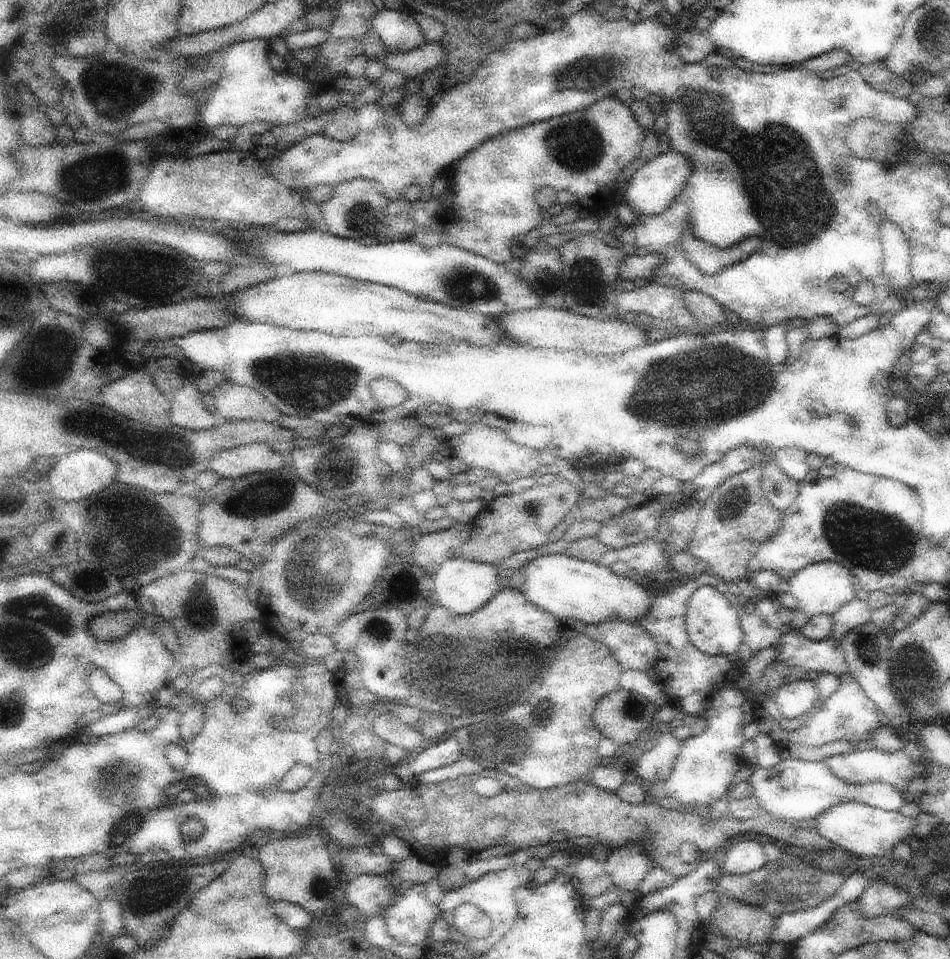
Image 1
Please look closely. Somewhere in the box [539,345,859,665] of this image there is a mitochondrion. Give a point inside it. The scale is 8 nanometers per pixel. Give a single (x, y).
(677, 390)

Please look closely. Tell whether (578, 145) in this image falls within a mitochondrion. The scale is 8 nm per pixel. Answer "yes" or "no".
yes

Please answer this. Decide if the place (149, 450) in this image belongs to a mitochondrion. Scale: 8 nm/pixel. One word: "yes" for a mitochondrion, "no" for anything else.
yes

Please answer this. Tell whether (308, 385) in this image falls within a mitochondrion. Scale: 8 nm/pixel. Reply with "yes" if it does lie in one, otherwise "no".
yes

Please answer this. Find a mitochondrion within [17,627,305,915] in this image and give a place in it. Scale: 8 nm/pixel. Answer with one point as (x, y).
(121, 801)

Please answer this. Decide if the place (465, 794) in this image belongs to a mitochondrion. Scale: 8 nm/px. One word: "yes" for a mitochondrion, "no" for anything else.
no

